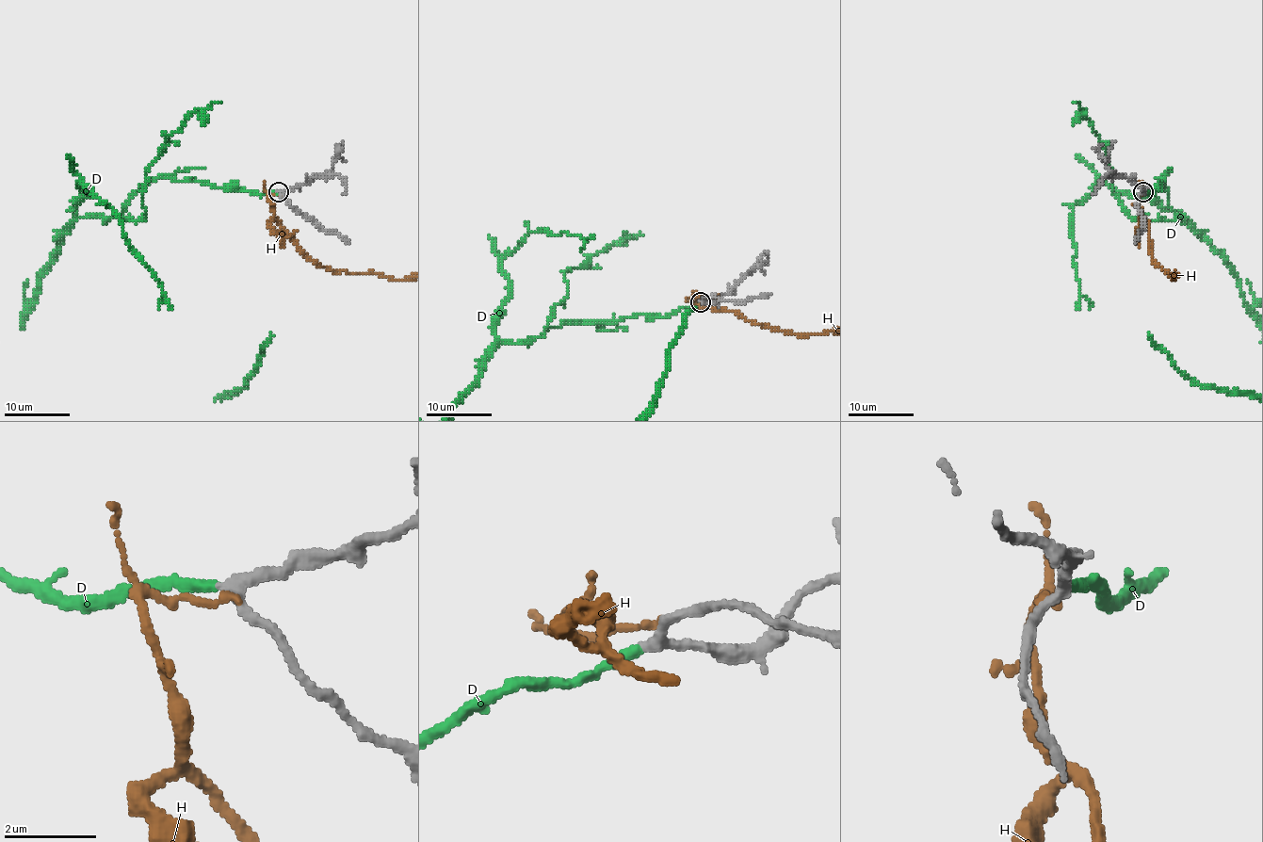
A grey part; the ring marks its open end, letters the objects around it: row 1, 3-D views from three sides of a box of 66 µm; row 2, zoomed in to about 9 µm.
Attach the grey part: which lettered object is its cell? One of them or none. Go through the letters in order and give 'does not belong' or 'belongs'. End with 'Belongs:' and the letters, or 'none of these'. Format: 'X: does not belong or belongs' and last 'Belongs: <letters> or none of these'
D: belongs
H: does not belong
Belongs: D

